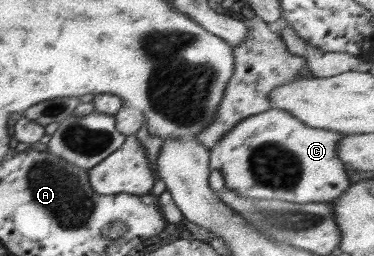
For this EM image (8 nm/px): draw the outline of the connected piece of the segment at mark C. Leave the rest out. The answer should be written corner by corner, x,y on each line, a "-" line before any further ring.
271,108
241,120
239,124
235,124
235,128
229,130
229,134
221,142
209,148
209,168
221,170
225,186
237,192
237,196
246,199
283,200
286,203
299,204
331,202
351,186
349,174
345,172
345,164
337,157
337,146
343,136
344,133
334,130
310,127
289,111

